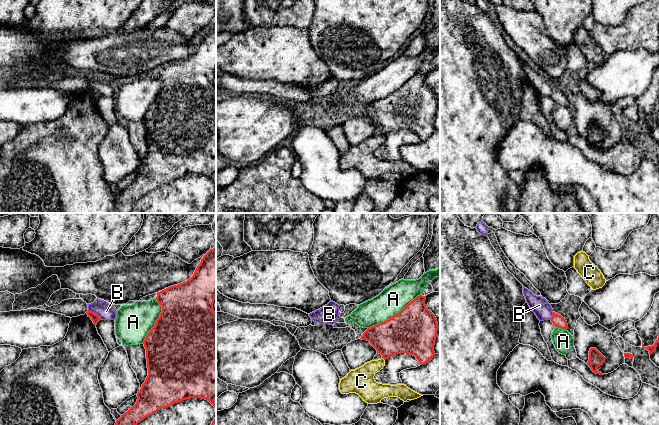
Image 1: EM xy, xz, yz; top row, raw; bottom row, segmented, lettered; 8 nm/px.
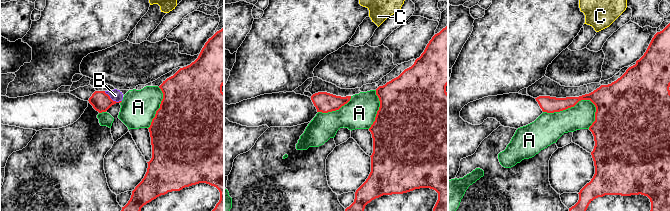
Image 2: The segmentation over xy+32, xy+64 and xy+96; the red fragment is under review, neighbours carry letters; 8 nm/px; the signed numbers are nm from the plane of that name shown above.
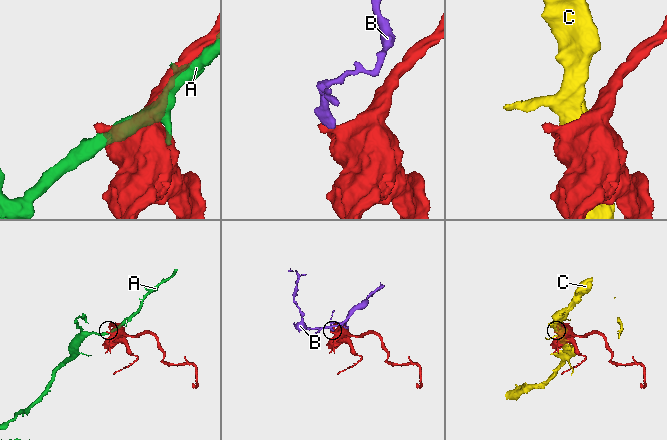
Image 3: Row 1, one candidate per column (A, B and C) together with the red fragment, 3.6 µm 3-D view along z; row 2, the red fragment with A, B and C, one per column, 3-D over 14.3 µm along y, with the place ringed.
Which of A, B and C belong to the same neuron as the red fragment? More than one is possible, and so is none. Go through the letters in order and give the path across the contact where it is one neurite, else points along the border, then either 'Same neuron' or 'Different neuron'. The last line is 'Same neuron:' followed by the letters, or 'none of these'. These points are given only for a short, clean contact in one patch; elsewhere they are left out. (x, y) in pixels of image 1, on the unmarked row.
A: Different neuron
B: Boundary: xy (88, 85), (101, 95). Different neuron
C: Different neuron
Same neuron: none of these

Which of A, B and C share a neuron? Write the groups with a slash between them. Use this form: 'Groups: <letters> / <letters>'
Groups: A / B / C

